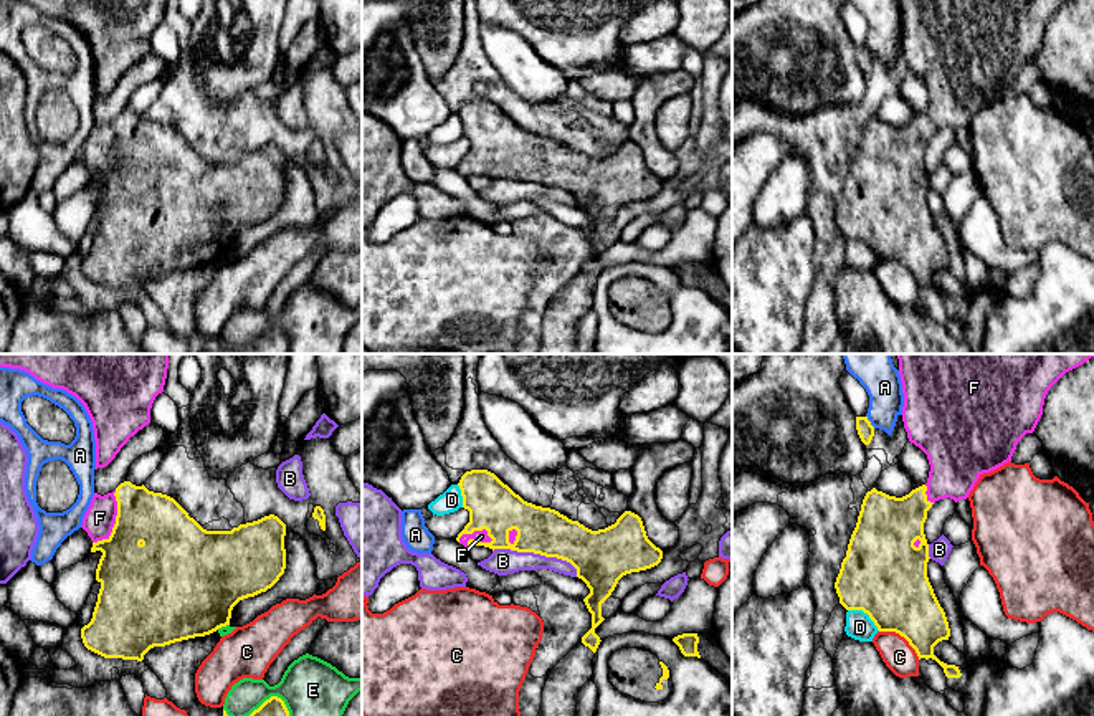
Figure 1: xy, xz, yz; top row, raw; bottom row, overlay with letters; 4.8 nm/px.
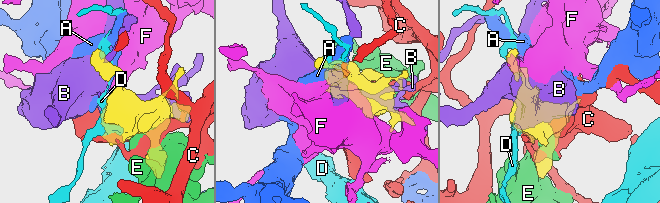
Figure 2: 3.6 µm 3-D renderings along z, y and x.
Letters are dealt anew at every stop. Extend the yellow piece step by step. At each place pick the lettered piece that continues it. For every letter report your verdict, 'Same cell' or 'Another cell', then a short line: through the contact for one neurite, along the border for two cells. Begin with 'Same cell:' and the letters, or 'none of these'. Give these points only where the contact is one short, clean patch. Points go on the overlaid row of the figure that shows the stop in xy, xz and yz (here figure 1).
Same cell: F
A: Another cell
B: Another cell
C: Another cell
D: Another cell
E: Another cell
F: Same cell. Line: xz (493, 506), (493, 511), (475, 529), (481, 536)

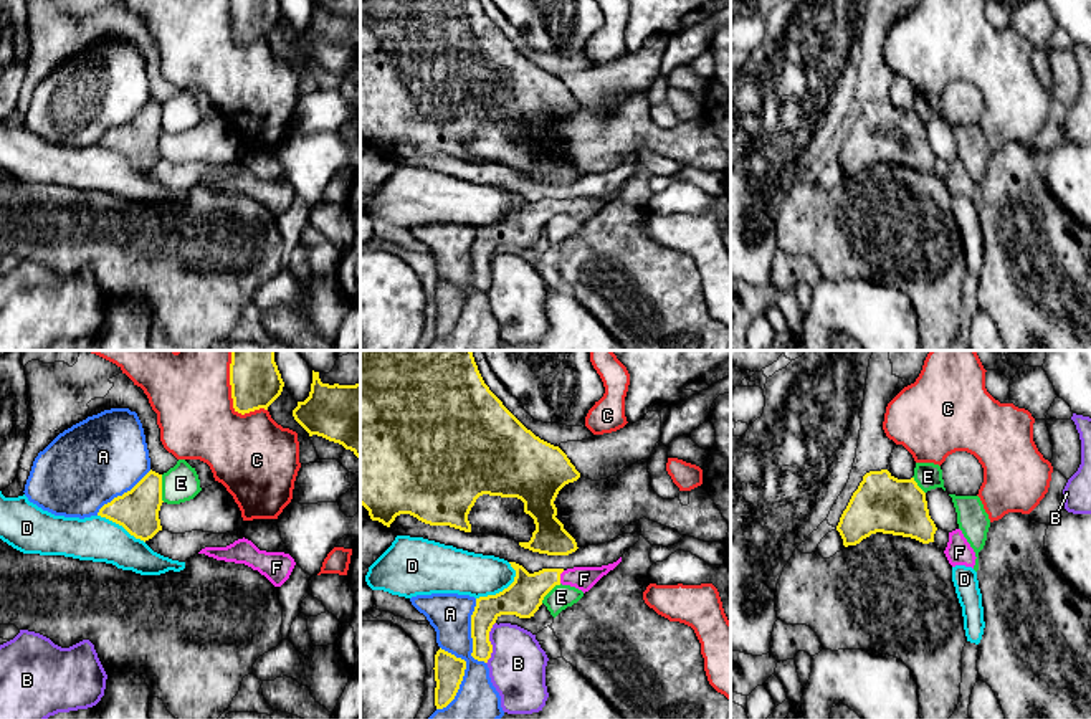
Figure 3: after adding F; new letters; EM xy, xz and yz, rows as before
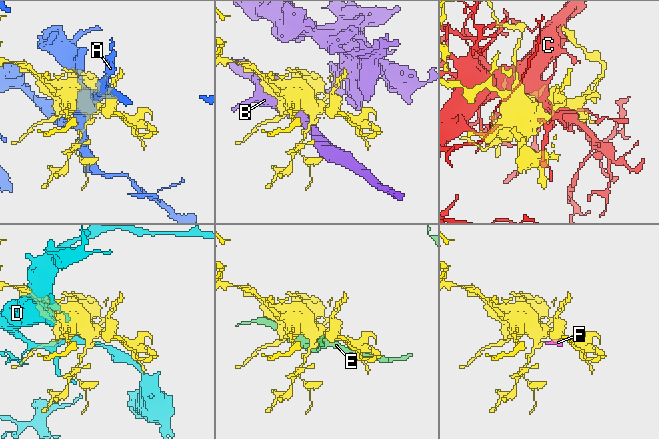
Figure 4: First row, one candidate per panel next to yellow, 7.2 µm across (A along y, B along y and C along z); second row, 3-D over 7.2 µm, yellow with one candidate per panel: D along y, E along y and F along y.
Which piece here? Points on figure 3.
Same cell: F
A: Another cell
B: Another cell
C: Another cell
D: Another cell
E: Another cell
F: Same cell. Line: xz (524, 595), (546, 579), (559, 577), (584, 579)

